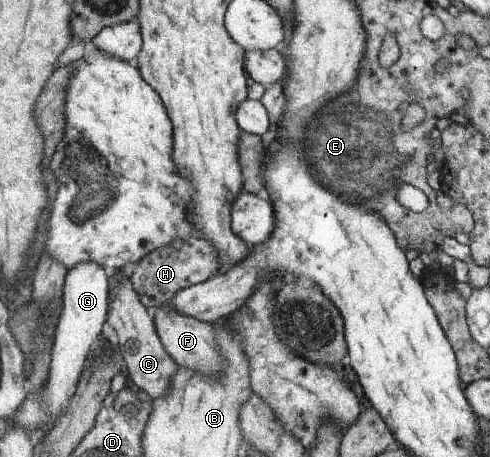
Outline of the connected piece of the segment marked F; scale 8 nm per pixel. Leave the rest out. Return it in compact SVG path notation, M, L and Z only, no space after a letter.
M170 305L153 311L156 329L166 351L181 366L207 373L210 377L222 371L222 356L217 346L217 337L214 324L204 323L196 318L180 313Z

